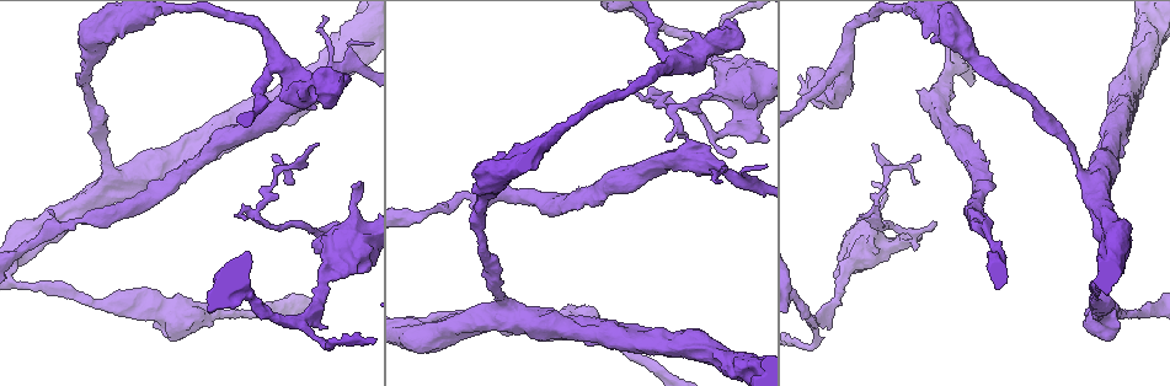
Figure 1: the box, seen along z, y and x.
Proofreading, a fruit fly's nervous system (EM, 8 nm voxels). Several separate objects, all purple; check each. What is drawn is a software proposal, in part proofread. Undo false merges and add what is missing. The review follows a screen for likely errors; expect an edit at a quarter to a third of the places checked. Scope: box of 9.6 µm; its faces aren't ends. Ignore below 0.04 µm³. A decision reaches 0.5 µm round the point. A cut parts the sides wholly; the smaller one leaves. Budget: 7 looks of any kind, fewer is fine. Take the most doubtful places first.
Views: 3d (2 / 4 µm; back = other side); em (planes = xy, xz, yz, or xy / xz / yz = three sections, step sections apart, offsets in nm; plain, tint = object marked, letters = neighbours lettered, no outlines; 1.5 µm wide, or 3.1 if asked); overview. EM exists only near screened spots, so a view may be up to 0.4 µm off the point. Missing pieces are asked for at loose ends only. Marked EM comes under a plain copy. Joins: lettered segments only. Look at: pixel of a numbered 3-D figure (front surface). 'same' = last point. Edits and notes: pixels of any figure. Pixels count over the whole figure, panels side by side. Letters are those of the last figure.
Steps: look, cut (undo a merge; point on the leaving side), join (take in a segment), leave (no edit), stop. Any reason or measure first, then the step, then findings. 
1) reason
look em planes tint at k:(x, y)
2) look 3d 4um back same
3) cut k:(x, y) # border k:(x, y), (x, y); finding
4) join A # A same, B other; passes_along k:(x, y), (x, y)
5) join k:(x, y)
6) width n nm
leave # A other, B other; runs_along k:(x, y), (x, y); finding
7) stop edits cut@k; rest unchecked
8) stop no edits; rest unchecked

free end
look em planes letters at 1:(356, 267)

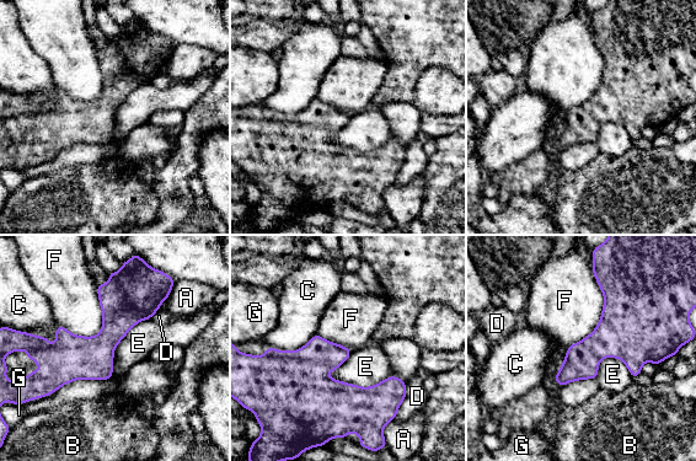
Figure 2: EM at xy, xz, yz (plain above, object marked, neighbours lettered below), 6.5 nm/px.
leave # A other, B other, C other, D other, E other, F other, G other; runs_along 2:(274, 359), (319, 397), (402, 394); no lettered segment goes on from it

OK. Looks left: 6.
an open end
look em planes letters at 1:(737, 22)

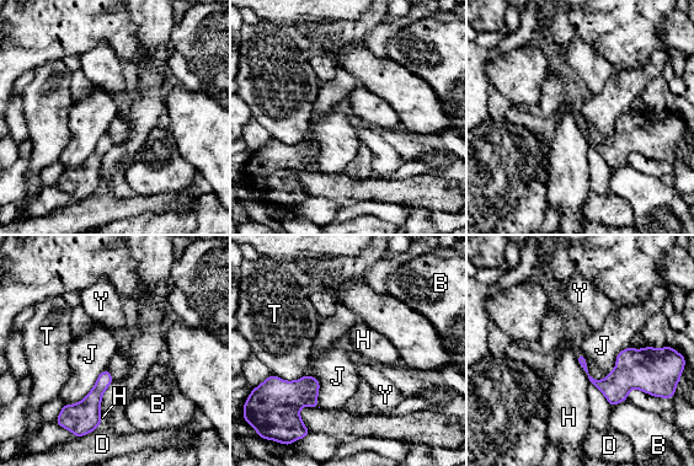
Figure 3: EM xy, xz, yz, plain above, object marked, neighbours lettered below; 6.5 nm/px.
leave # B other, D other, H other, J other, T other, Y other; border 3:(107, 368), (81, 400), (64, 405); no lettered segment goes on from it

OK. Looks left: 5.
an open end
look em planes letters at 1:(874, 182)

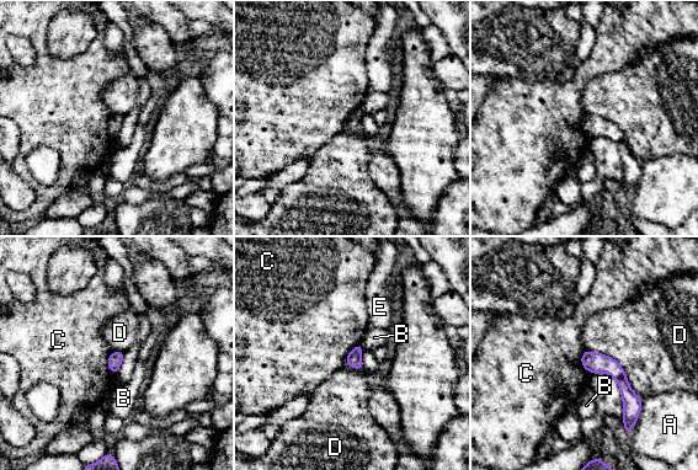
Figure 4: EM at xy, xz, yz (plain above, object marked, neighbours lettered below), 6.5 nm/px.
width 90 nm
leave # A other, B other, C other, D other, E other; no lettered segment goes on from it

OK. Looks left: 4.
stop no edits; rest unchecked

